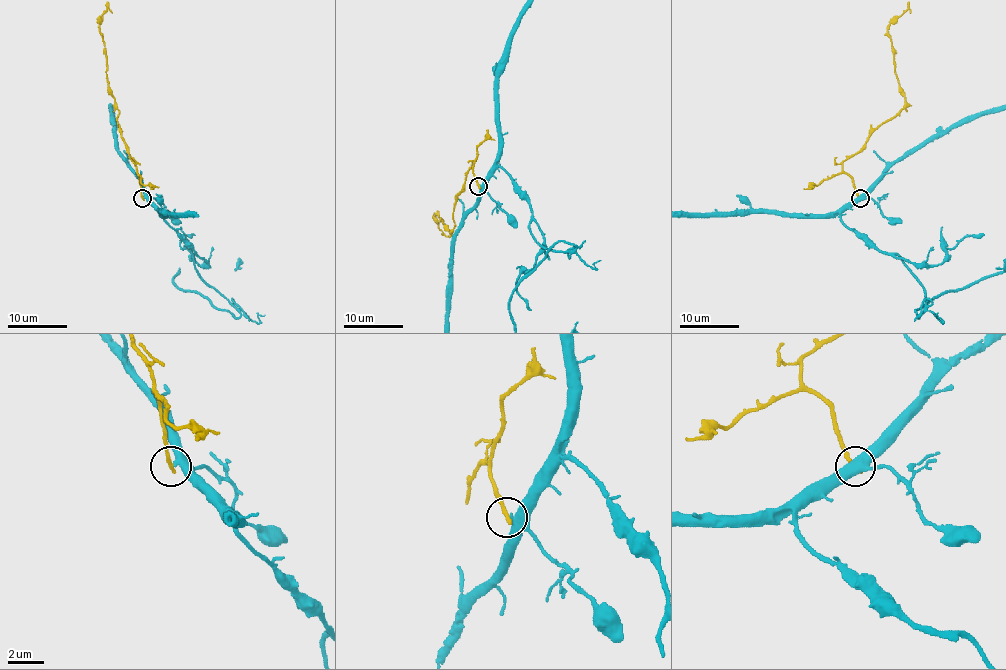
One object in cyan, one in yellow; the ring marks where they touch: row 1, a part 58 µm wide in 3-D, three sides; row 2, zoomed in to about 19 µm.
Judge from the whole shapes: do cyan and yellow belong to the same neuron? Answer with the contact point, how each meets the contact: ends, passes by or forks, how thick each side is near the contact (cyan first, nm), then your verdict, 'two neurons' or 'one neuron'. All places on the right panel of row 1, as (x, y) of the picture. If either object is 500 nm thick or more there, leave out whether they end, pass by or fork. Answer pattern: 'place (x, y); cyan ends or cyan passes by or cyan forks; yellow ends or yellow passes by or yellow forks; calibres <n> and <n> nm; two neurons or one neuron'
place (860, 198); cyan passes by; yellow ends; calibres 440 and 280 nm; two neurons

